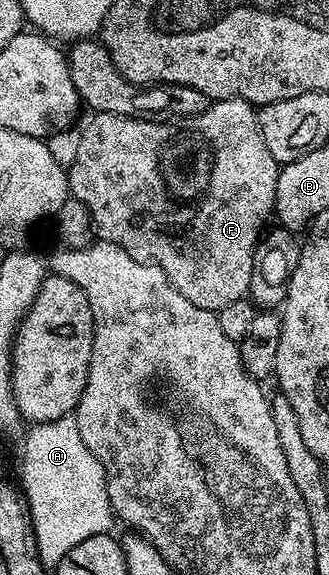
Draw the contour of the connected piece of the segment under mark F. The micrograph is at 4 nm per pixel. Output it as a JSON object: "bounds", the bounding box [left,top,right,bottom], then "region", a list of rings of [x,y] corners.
{"bounds":[66,98,281,312],"region":[[[221,98],[212,101],[207,110],[199,114],[197,137],[211,149],[211,175],[202,198],[179,205],[168,194],[167,185],[160,181],[156,169],[167,143],[173,138],[170,121],[97,113],[90,117],[87,127],[79,134],[75,155],[66,172],[70,197],[85,204],[91,214],[94,233],[104,242],[117,244],[126,254],[133,256],[133,260],[159,266],[173,288],[177,288],[189,304],[197,304],[197,308],[217,312],[225,308],[225,304],[233,304],[233,300],[248,297],[255,245],[264,233],[267,217],[270,219],[275,209],[277,176],[281,169],[281,163],[271,155],[269,148],[265,148],[256,107],[240,98]]]}

